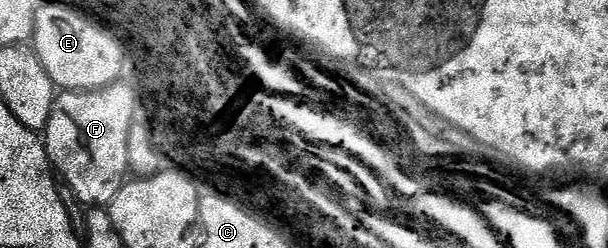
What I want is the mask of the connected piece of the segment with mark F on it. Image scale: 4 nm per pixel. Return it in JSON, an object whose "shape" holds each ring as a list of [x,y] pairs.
{"shape":[[[115,83],[104,89],[62,91],[54,98],[52,119],[44,131],[46,153],[61,180],[86,204],[106,207],[122,190],[130,173],[128,135],[136,123],[138,97],[130,85]]]}

